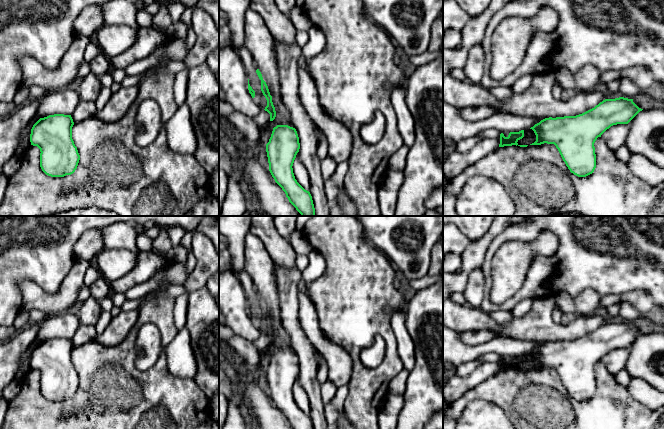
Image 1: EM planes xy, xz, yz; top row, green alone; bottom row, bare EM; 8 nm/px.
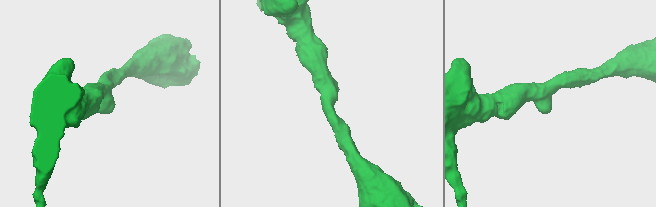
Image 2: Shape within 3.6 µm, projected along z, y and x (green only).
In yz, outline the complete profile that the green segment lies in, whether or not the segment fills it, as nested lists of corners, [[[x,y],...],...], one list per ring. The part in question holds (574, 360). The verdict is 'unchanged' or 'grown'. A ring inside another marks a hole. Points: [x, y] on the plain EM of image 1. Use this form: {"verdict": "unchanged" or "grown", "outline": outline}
{"verdict": "unchanged", "outline": [[[605,323],[594,332],[576,340],[549,341],[541,344],[530,352],[536,359],[536,365],[530,369],[554,368],[570,396],[578,401],[586,401],[596,392],[594,367],[597,362],[613,349],[628,348],[642,334],[633,323]]]}

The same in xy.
{"verdict": "unchanged", "outline": [[[54,338],[40,342],[32,351],[31,369],[40,373],[40,391],[51,401],[71,399],[80,379],[72,363],[71,339]]]}

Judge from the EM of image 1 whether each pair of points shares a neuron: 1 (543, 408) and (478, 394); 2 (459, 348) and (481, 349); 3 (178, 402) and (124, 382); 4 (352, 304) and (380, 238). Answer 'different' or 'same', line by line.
1: same
2: same
3: same
4: different

